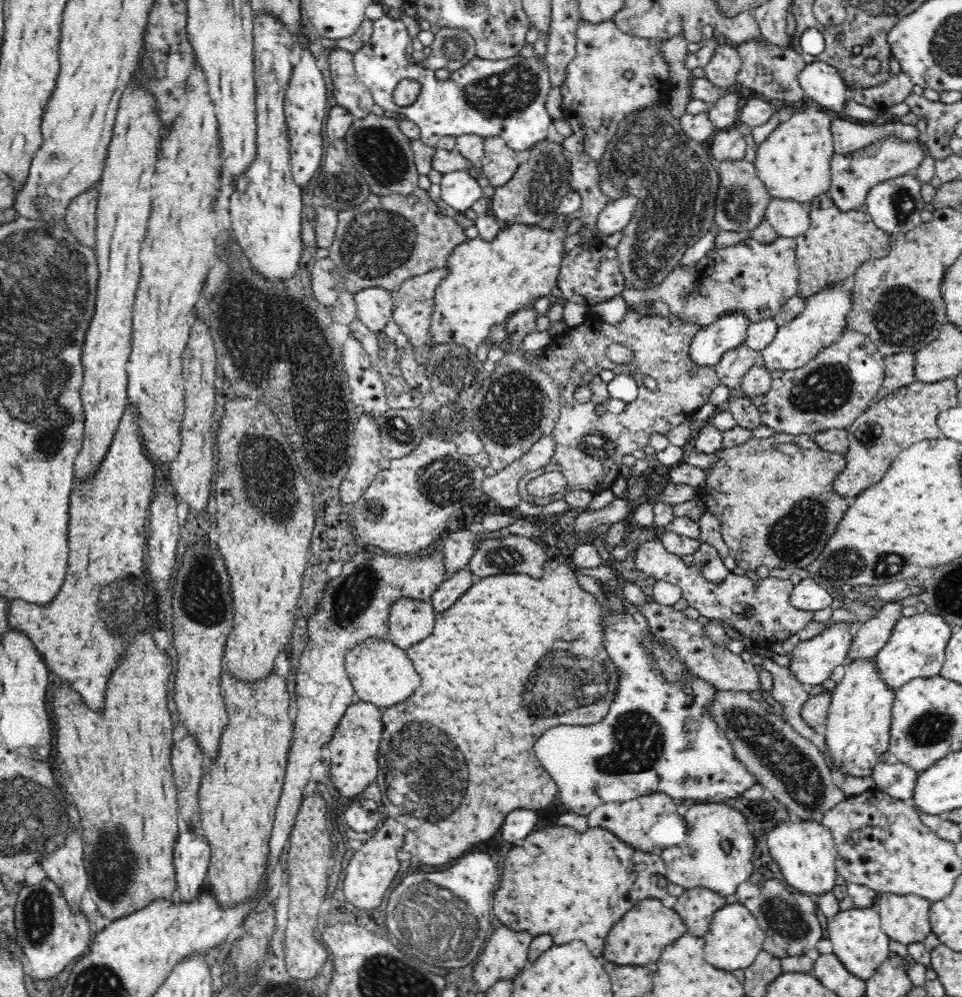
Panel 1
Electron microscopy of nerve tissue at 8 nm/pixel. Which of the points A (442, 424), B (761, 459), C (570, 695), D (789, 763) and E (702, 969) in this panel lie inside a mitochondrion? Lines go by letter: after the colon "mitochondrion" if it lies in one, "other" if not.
A: mitochondrion
B: other
C: mitochondrion
D: mitochondrion
E: other

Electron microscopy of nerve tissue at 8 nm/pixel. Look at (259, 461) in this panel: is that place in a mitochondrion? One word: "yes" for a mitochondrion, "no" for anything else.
yes

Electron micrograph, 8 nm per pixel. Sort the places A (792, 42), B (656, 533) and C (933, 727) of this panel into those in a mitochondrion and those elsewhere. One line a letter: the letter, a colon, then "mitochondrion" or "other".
A: other
B: other
C: mitochondrion

